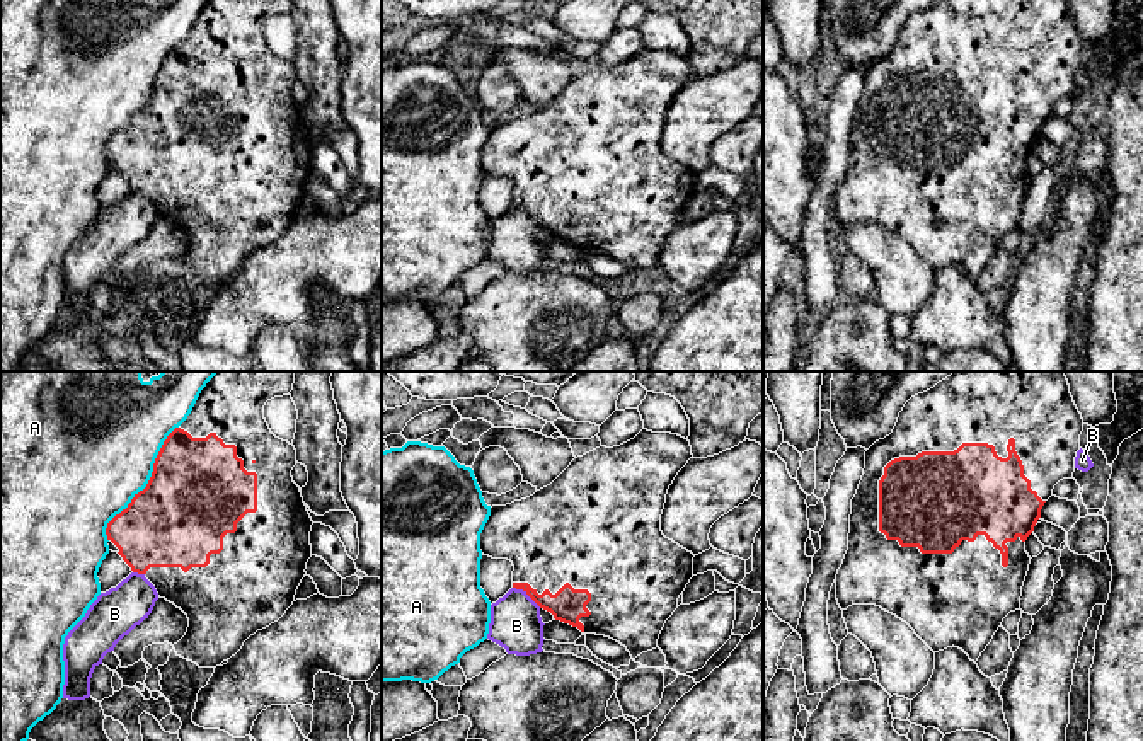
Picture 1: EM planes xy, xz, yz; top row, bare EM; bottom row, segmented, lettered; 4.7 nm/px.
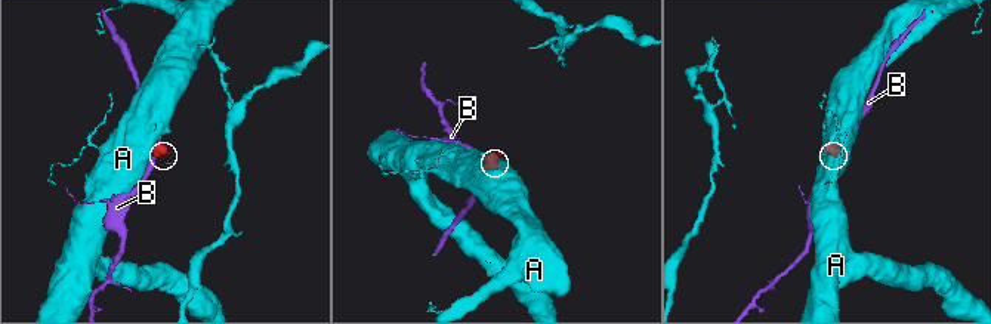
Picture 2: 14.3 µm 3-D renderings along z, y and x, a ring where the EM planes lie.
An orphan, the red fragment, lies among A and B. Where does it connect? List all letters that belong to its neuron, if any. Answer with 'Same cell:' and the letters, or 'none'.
Same cell: none

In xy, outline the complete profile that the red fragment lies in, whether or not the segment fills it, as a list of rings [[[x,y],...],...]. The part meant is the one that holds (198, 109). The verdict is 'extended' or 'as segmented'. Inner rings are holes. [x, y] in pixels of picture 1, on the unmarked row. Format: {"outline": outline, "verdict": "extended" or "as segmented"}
{"outline": [[[208,0],[187,37],[164,60],[146,106],[106,146],[109,169],[118,170],[133,191],[143,192],[160,216],[187,233],[187,250],[174,267],[199,286],[220,284],[250,254],[278,240],[293,223],[307,192],[313,140],[291,95],[296,68],[276,56],[264,37],[266,20],[290,14],[293,2]]], "verdict": "extended"}

